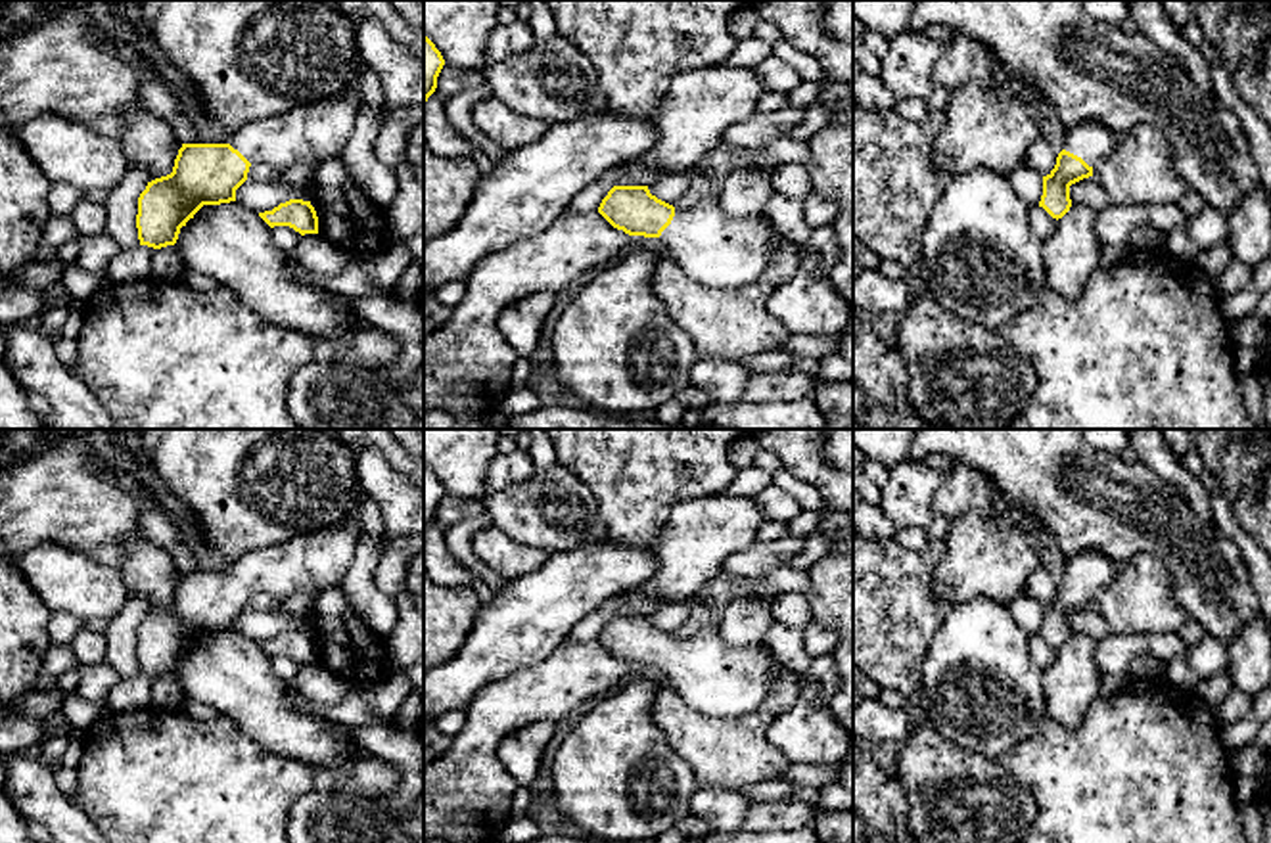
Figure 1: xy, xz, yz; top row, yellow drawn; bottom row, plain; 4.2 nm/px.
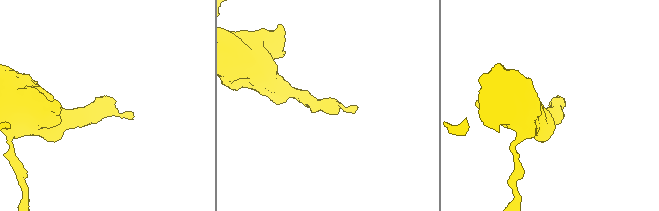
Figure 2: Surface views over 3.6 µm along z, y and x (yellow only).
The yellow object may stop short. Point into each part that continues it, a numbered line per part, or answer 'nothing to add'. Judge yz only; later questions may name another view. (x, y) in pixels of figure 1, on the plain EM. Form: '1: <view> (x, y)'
1: yz (1093, 571)

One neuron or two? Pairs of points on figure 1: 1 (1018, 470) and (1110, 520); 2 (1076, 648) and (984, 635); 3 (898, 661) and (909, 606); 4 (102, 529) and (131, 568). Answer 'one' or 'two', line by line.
1: one
2: two
3: one
4: two

